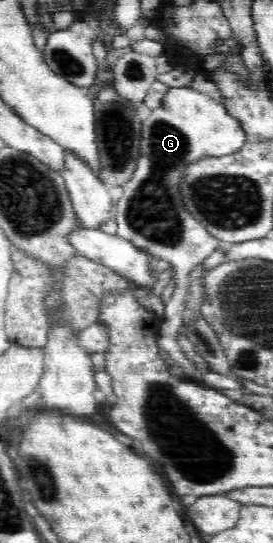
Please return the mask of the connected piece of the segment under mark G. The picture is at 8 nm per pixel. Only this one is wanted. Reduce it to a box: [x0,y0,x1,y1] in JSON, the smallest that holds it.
[114,87,246,383]

